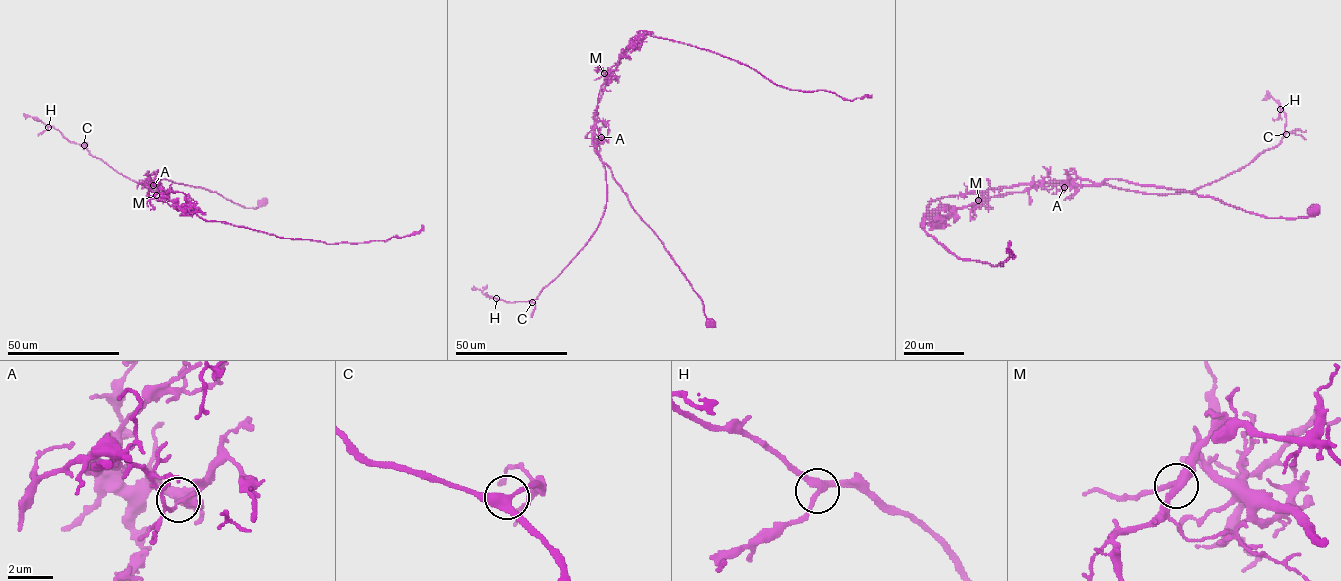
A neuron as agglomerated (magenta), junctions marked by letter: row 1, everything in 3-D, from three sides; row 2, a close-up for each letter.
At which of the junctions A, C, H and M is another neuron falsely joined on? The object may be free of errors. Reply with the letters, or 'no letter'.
A

